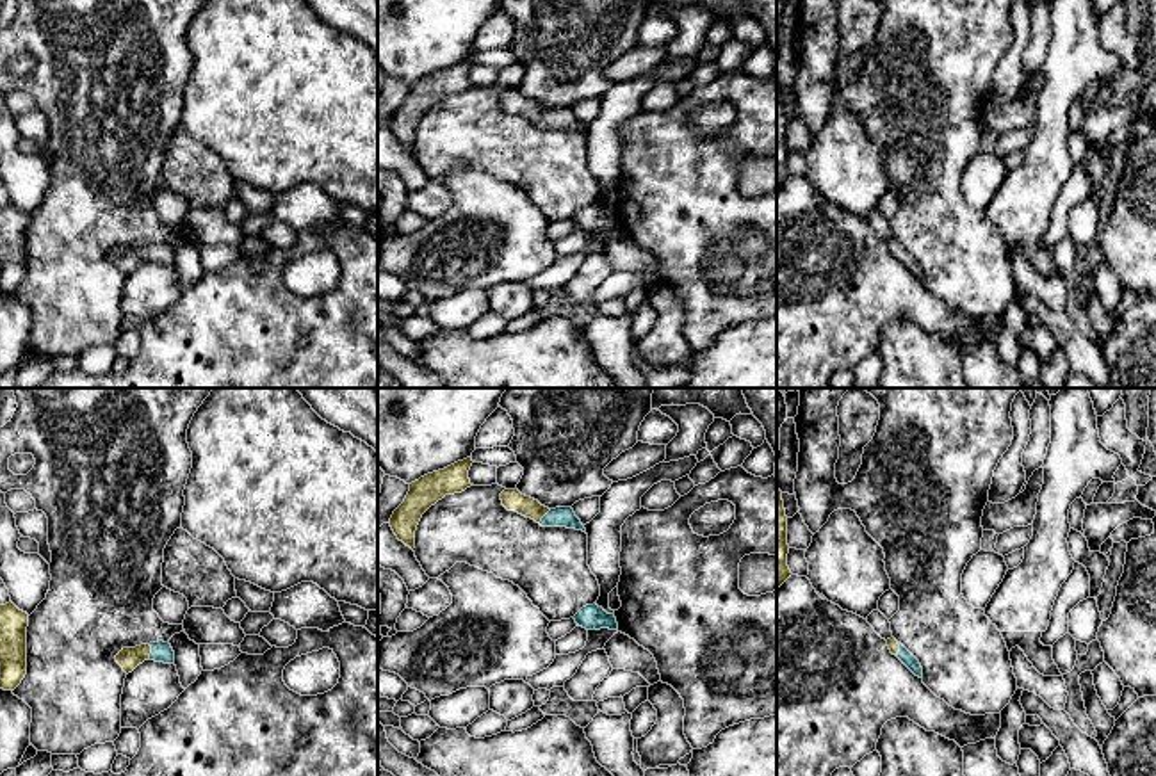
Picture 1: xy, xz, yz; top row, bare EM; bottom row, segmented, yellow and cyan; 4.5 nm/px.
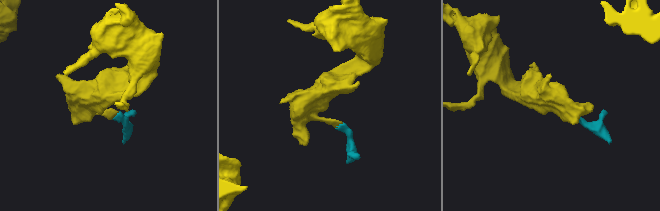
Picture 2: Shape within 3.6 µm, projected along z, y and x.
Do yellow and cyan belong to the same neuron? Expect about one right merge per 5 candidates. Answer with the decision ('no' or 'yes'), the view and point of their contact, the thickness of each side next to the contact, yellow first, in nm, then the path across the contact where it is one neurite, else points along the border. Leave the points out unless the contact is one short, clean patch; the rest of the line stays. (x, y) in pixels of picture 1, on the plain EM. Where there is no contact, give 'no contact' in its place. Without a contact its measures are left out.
yes | xy (150, 253) | 100/100 nm | across xy (129, 260), (150, 253), (161, 253)

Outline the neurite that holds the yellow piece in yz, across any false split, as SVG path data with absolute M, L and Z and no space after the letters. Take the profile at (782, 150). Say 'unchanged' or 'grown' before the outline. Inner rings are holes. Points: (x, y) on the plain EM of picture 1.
unchanged; M777 89L777 190L793 176L787 167L787 117L782 93Z

